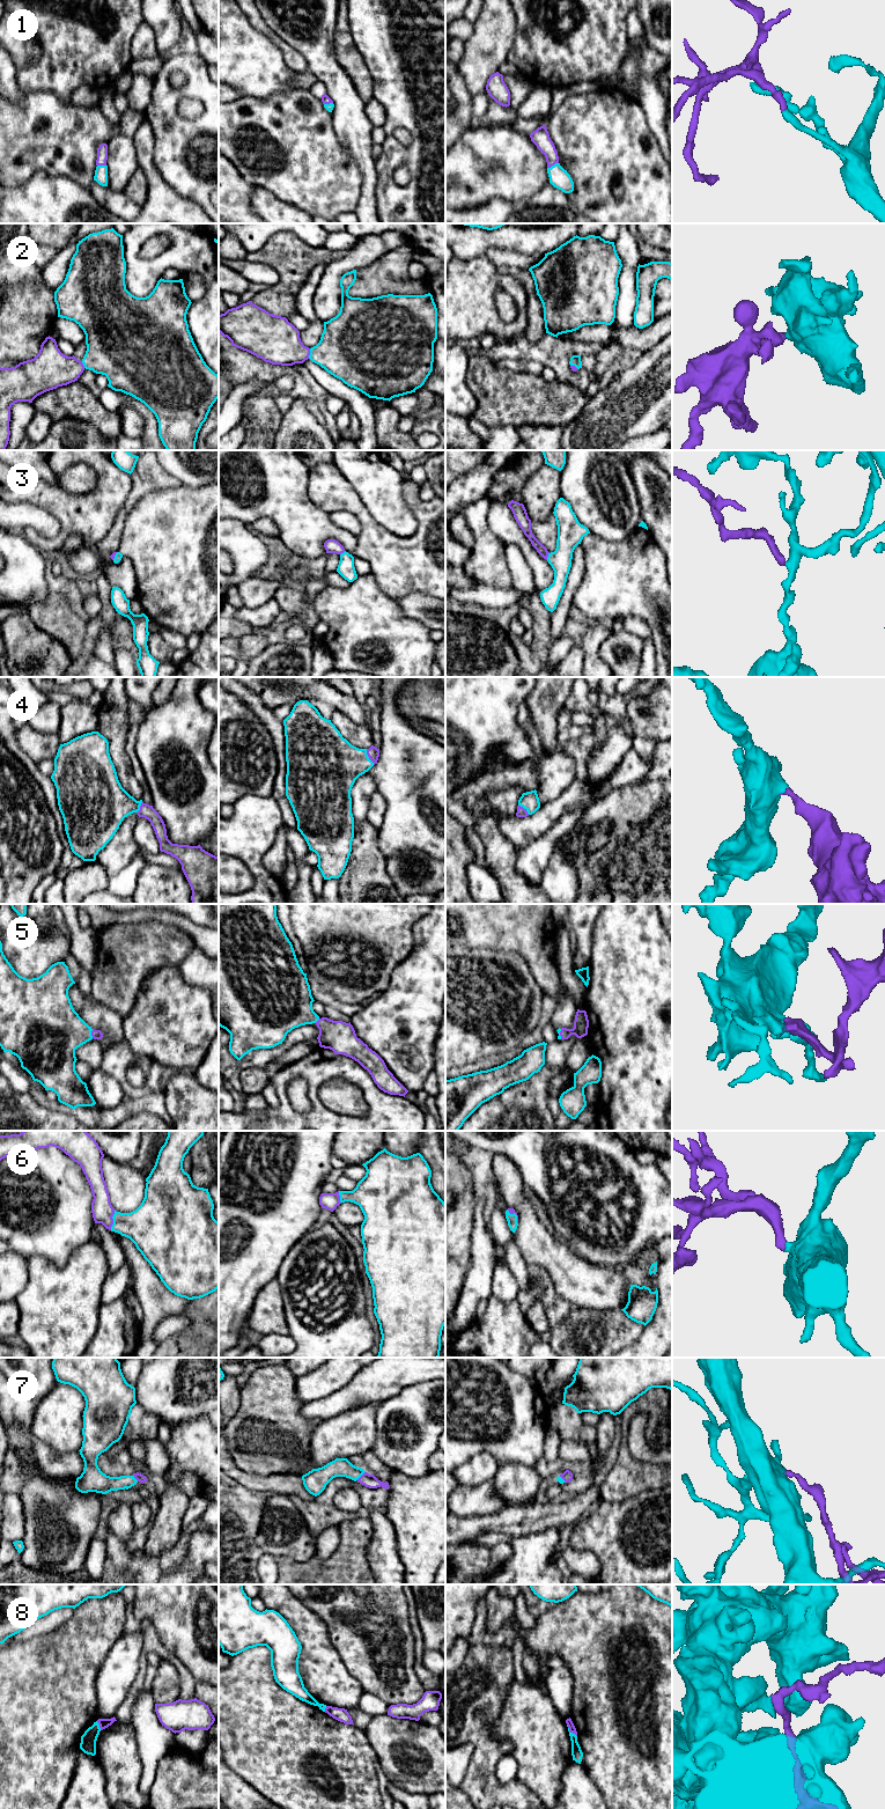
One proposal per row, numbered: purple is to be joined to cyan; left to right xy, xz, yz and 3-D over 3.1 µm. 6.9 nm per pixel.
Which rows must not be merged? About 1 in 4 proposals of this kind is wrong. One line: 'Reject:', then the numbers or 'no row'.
Reject: 8

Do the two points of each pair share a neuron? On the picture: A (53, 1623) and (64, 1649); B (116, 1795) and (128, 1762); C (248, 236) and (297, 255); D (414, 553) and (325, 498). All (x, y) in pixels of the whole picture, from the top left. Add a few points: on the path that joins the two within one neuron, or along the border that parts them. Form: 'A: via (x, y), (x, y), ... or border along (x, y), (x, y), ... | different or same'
A: border along (74, 1609), (73, 1613), (53, 1630), (30, 1639) | different
B: via (122, 1787), (123, 1770) | same
C: border along (272, 235), (259, 249), (248, 252) | different
D: via (391, 546), (348, 501) | same

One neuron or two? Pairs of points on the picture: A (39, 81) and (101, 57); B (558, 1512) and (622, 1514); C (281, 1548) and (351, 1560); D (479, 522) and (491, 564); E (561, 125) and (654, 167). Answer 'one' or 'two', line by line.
A: one
B: two
C: two
D: one
E: one

